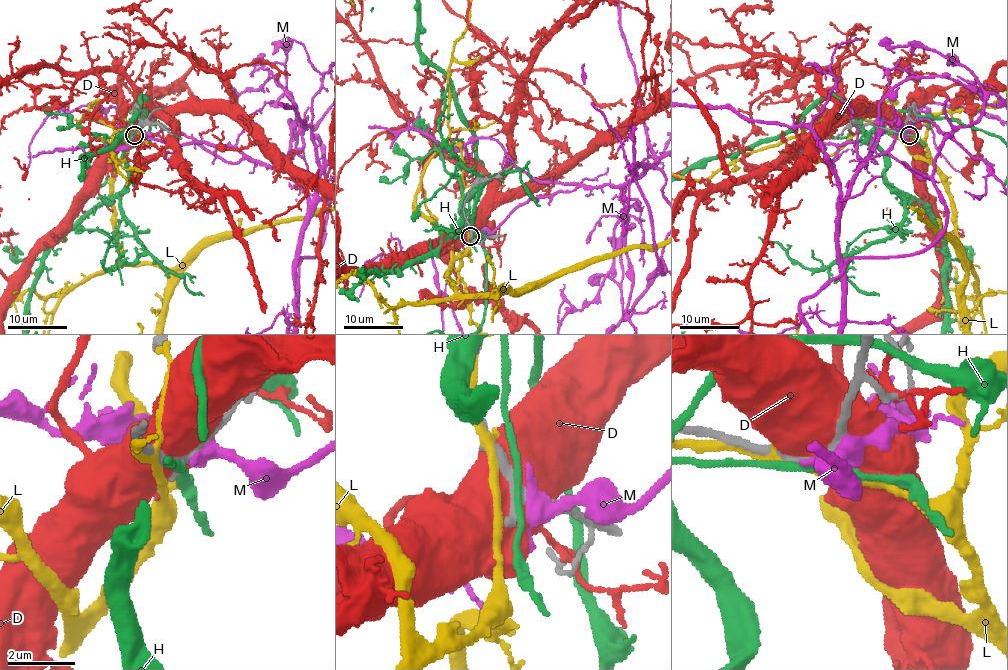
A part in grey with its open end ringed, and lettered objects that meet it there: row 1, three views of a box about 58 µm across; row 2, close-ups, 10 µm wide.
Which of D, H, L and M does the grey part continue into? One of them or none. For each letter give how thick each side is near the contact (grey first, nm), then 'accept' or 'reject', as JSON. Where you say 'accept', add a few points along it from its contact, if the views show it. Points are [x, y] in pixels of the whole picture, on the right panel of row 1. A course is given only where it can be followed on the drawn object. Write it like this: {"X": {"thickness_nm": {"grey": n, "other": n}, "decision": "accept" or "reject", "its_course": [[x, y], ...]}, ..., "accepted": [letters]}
{"D": {"thickness_nm": {"grey": 200, "other": 750}, "decision": "reject"}, "H": {"thickness_nm": {"grey": 260, "other": 190}, "decision": "reject"}, "L": {"thickness_nm": {"grey": 200, "other": 220}, "decision": "reject"}, "M": {"thickness_nm": {"grey": 190, "other": 460}, "decision": "reject"}, "accepted": []}

